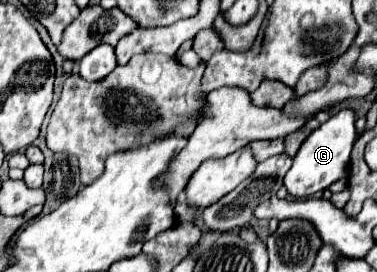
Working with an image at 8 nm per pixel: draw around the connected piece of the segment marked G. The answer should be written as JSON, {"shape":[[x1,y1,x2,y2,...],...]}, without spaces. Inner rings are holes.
{"shape":[[340,109,336,115,332,115,326,123,322,123,316,131,308,135,308,139,302,143,300,151,294,157,294,163,290,171,284,177,284,185,290,195,306,199,318,191,324,191,338,179,348,177,348,165,350,165,350,151,358,137,356,131,356,113,354,109]]}

